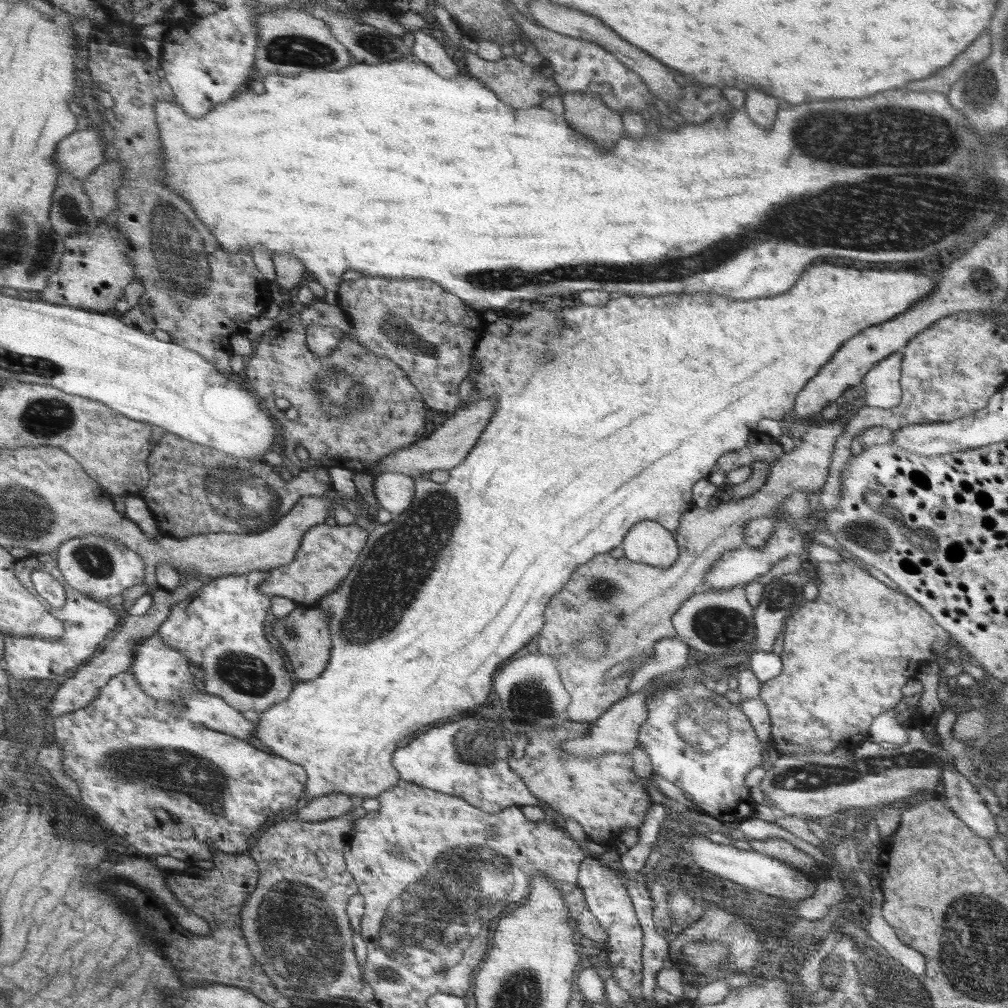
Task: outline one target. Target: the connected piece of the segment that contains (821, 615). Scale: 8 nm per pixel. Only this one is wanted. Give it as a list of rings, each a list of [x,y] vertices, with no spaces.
[[[816,562],[812,578],[818,588],[818,596],[812,601],[804,601],[800,608],[792,615],[792,620],[788,620],[787,627],[784,629],[783,651],[779,655],[783,665],[782,670],[771,679],[768,679],[761,686],[759,697],[764,701],[769,712],[771,722],[771,738],[769,744],[777,748],[781,755],[803,754],[803,752],[832,752],[834,749],[842,747],[854,750],[862,742],[866,741],[868,736],[868,726],[876,716],[880,716],[884,710],[890,710],[902,698],[902,687],[905,683],[916,678],[914,670],[921,668],[921,665],[930,661],[938,661],[938,656],[943,656],[948,652],[948,642],[951,640],[951,634],[935,620],[924,607],[920,606],[912,597],[900,592],[899,589],[892,589],[885,583],[876,579],[870,573],[862,571],[857,565],[852,563],[831,563]]]

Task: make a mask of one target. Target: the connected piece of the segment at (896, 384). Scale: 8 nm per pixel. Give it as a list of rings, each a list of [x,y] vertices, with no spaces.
[[[896,351],[877,363],[863,379],[866,405],[882,409],[897,407],[903,401],[903,351]]]

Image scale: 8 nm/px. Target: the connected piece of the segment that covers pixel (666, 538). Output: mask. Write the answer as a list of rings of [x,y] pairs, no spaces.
[[[654,520],[637,523],[621,543],[625,557],[638,563],[667,567],[679,558],[673,532]]]

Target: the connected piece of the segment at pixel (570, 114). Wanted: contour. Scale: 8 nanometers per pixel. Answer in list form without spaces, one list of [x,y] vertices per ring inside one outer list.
[[[566,92],[563,94],[562,102],[565,108],[563,117],[567,123],[576,132],[587,136],[594,144],[598,144],[603,148],[611,148],[611,146],[615,146],[617,140],[626,135],[622,116],[608,108],[599,96],[590,96],[583,92]]]

